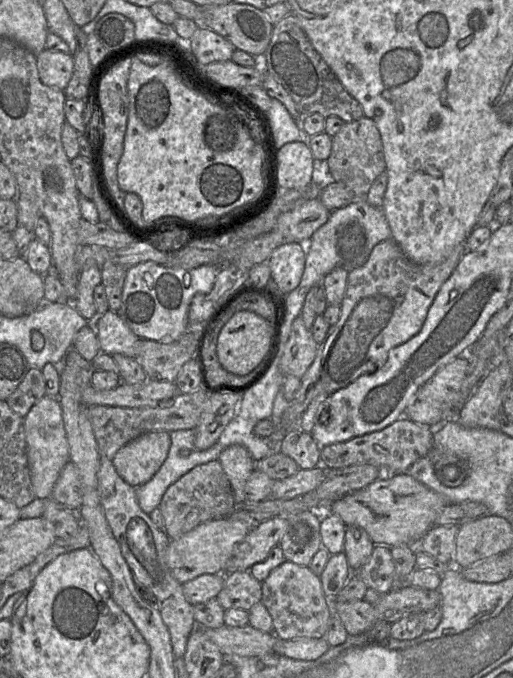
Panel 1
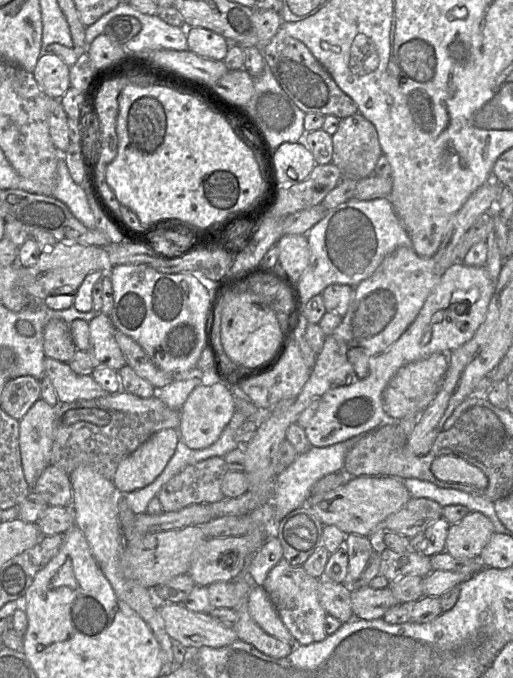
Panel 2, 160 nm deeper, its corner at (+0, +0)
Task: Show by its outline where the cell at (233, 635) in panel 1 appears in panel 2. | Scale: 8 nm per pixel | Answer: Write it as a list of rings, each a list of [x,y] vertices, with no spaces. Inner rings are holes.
[[[157,603],[157,608],[169,637],[187,650],[221,648],[238,639],[231,626],[224,625],[206,613],[195,613],[182,604],[174,603]]]

